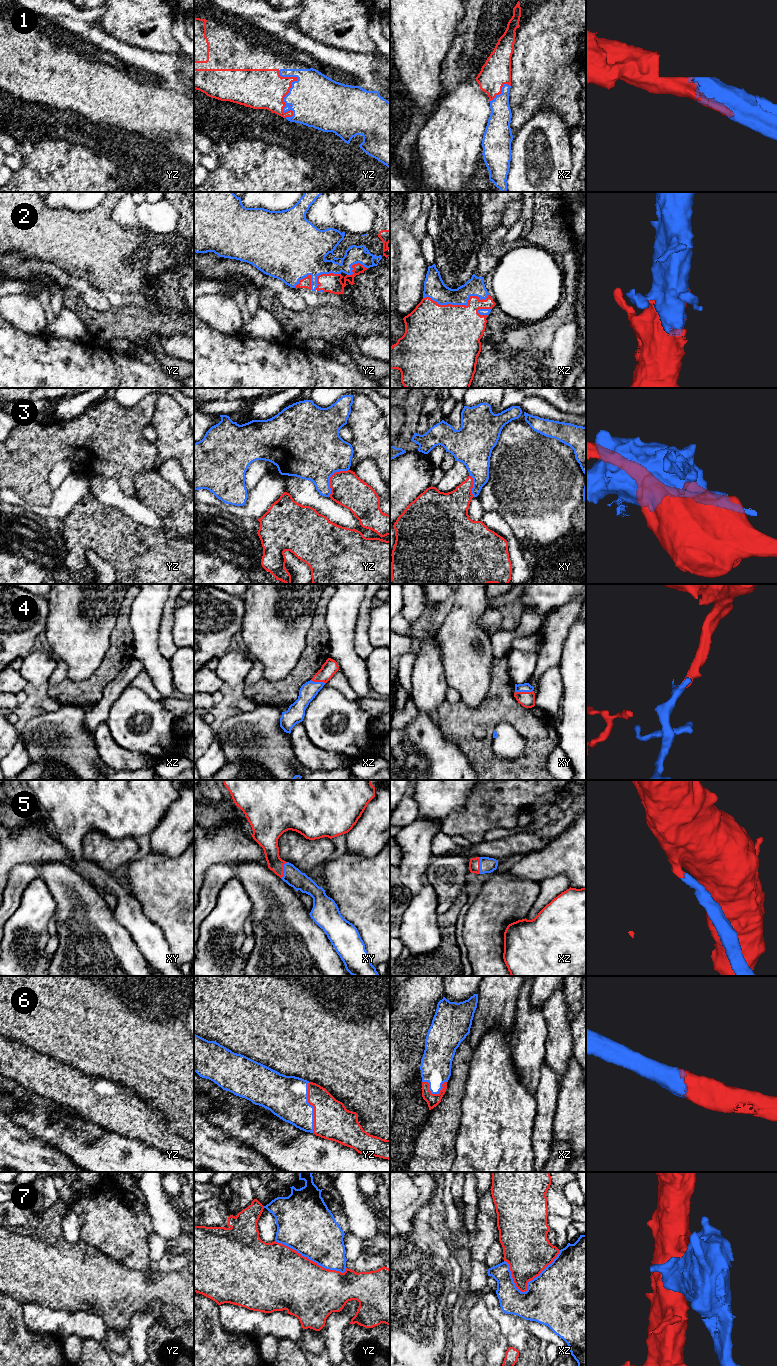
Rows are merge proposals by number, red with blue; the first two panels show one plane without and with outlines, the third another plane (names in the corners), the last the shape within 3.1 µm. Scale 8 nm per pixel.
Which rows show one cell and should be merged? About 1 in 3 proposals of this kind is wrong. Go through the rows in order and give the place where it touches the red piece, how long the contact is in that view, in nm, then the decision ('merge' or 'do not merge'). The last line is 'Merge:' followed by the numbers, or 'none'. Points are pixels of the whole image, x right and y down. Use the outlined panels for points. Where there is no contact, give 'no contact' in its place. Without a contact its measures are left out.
1: meets red in yz at (289, 89); contact 400 nm long; merge
2: meets red in xz at (458, 305); contact 550 nm long; merge
3: meets red in yz at (330, 478); contact 280 nm long; do not merge
4: meets red in xy at (523, 692); contact 140 nm long; merge
5: meets red in xy at (283, 870); contact 140 nm long; merge
6: meets red in yz at (313, 1106); contact 400 nm long; merge
7: meets red in xz at (536, 1276); contact 460 nm long; do not merge
Merge: 1, 2, 4, 5, 6

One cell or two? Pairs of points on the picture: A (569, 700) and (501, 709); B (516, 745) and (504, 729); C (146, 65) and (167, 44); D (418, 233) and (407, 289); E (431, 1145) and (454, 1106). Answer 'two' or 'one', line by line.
A: two
B: one
C: two
D: two
E: one

